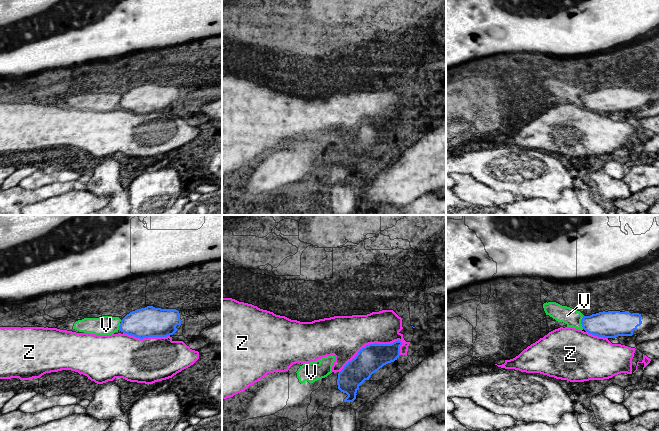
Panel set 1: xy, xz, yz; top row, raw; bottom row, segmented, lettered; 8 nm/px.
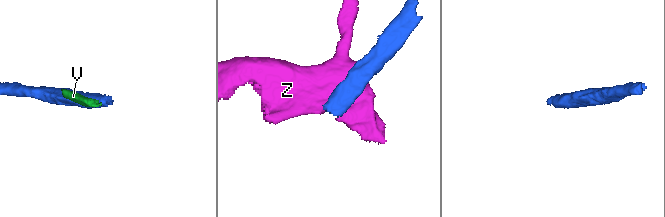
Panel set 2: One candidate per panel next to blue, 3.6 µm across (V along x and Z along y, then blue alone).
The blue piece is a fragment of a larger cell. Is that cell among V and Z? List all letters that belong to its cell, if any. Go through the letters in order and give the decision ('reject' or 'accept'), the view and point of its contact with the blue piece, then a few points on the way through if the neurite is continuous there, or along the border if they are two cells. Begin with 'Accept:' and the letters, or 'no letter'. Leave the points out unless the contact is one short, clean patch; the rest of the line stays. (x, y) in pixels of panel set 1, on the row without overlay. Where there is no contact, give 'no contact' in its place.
Accept: no letter
V: reject; meets blue in yz at (581, 98); border along yz (583, 91), (581, 96), (582, 104)
Z: reject; meets blue in xz at (370, 120)

